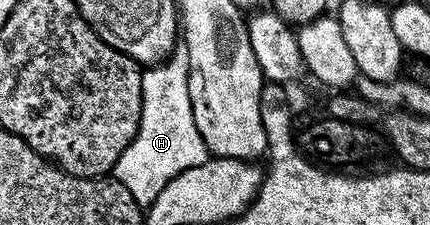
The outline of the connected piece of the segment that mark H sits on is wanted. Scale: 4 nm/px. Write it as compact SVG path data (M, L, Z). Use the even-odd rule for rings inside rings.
M183 49L176 50L166 61L160 62L158 65L148 66L144 70L143 80L141 81L143 104L141 105L139 128L131 144L123 150L121 157L115 162L113 172L114 178L119 179L121 185L125 185L125 189L129 189L129 193L133 193L136 203L140 205L152 203L169 181L177 178L183 170L201 165L209 158L207 146L199 132L198 122L194 118L192 120L186 119L185 116L178 115L175 111L163 111L166 109L167 103L177 102L179 95L190 93L191 87L187 84L187 75L189 76L189 64L187 62L187 52Z

